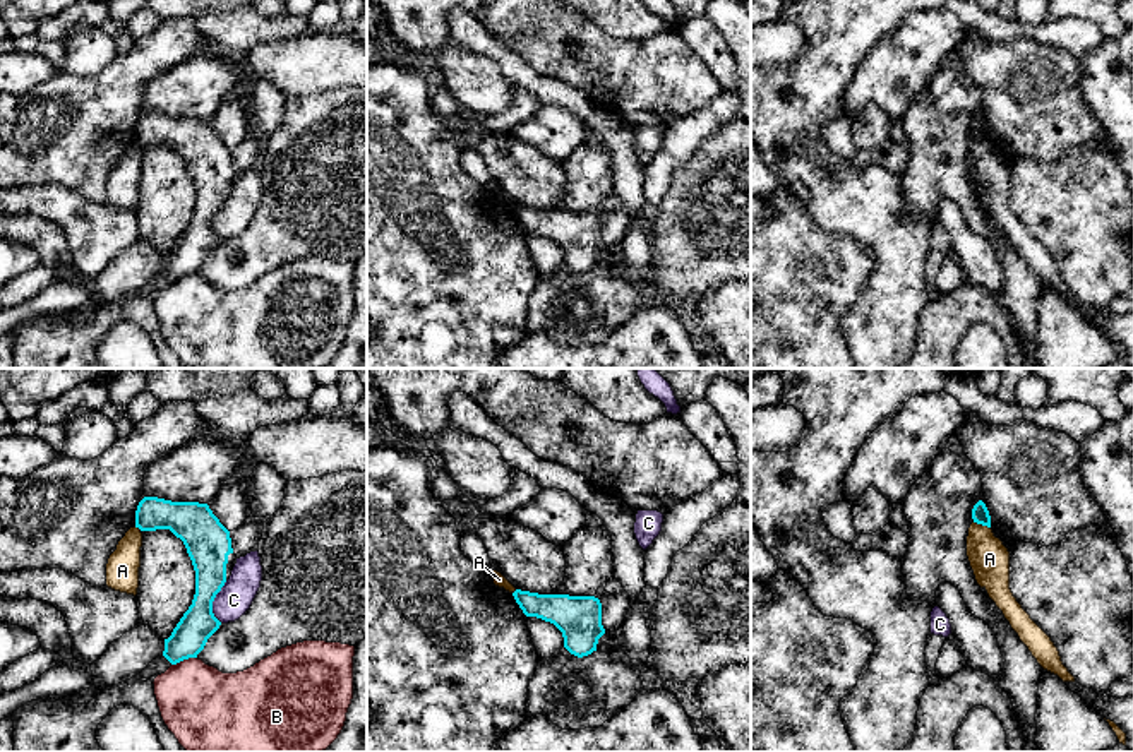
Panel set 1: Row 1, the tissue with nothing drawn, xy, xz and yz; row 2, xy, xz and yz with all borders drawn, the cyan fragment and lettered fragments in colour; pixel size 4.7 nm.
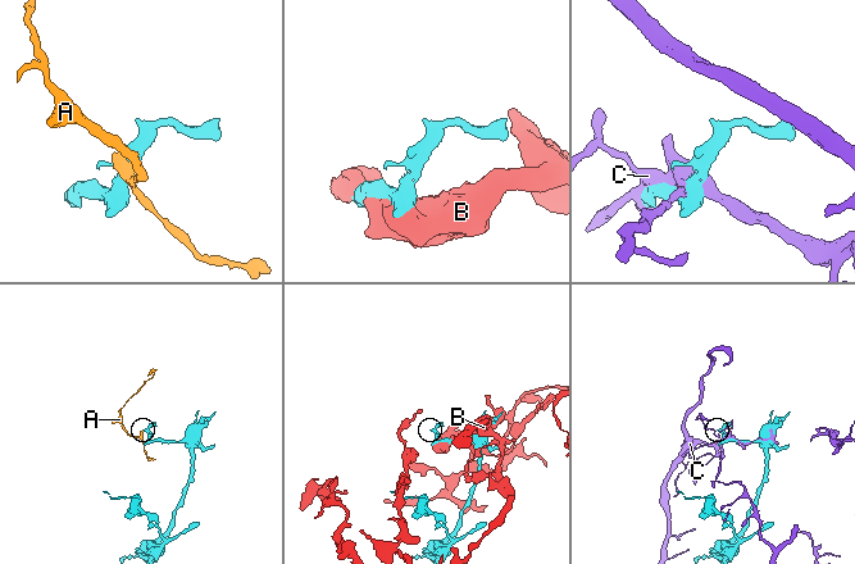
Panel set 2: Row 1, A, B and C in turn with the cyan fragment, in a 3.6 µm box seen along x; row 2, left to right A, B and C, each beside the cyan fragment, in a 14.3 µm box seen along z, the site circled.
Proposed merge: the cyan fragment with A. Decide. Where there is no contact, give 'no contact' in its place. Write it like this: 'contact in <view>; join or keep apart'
contact in yz; keep apart

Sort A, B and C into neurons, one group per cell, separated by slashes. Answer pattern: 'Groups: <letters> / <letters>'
Groups: A / B / C

